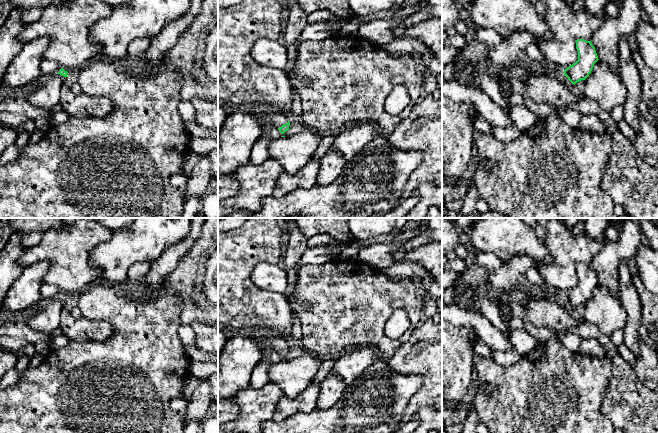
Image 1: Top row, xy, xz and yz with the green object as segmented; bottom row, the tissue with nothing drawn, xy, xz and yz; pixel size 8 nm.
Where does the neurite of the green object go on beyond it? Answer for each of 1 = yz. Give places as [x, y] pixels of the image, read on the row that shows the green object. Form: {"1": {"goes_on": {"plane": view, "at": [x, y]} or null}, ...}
{"1": {"goes_on": {"plane": "yz", "at": [564, 78]}}}

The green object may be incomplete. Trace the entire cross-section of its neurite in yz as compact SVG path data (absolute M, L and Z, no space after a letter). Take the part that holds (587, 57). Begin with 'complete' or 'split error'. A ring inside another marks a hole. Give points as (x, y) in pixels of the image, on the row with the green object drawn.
split error; M577 39L576 49L578 51L578 60L567 67L562 76L564 84L574 90L575 84L585 80L591 73L594 64L599 60L591 41Z

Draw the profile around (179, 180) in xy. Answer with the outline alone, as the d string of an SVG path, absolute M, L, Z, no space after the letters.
M178 172L171 176L171 184L180 192L184 193L188 177L184 172Z

